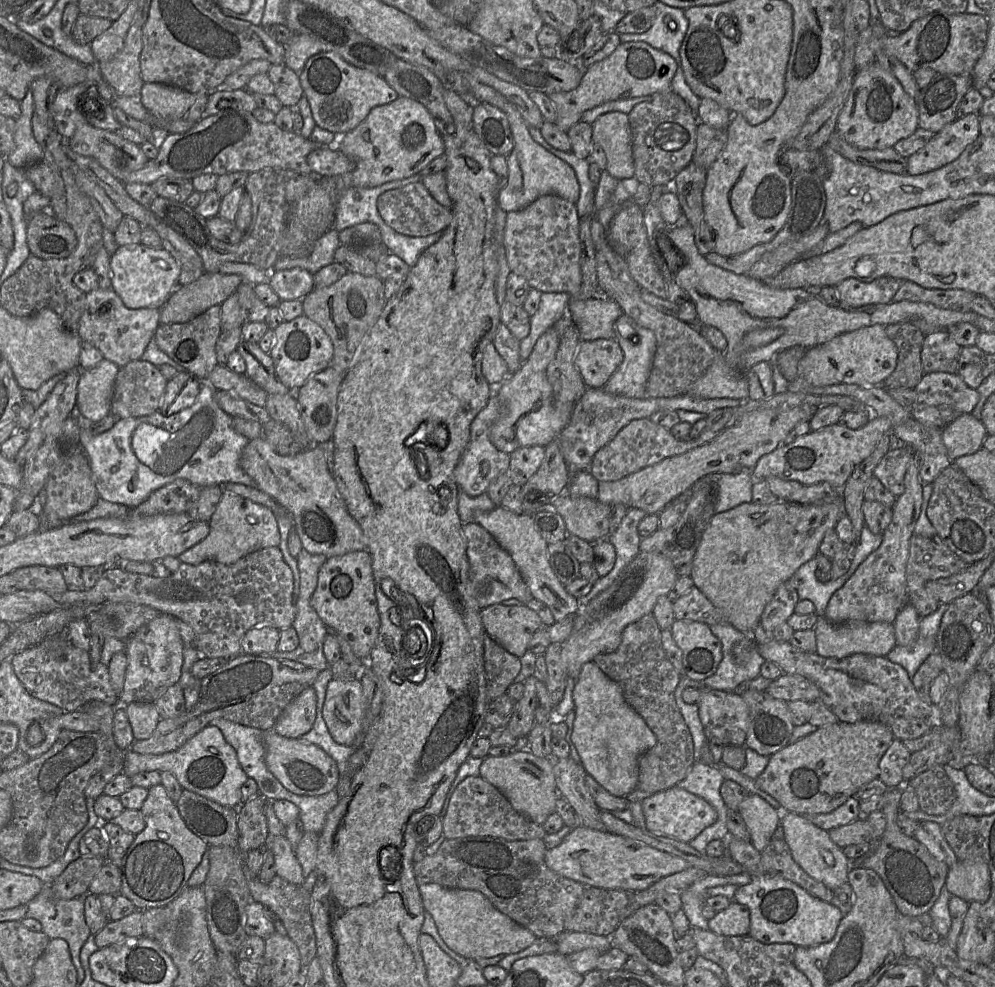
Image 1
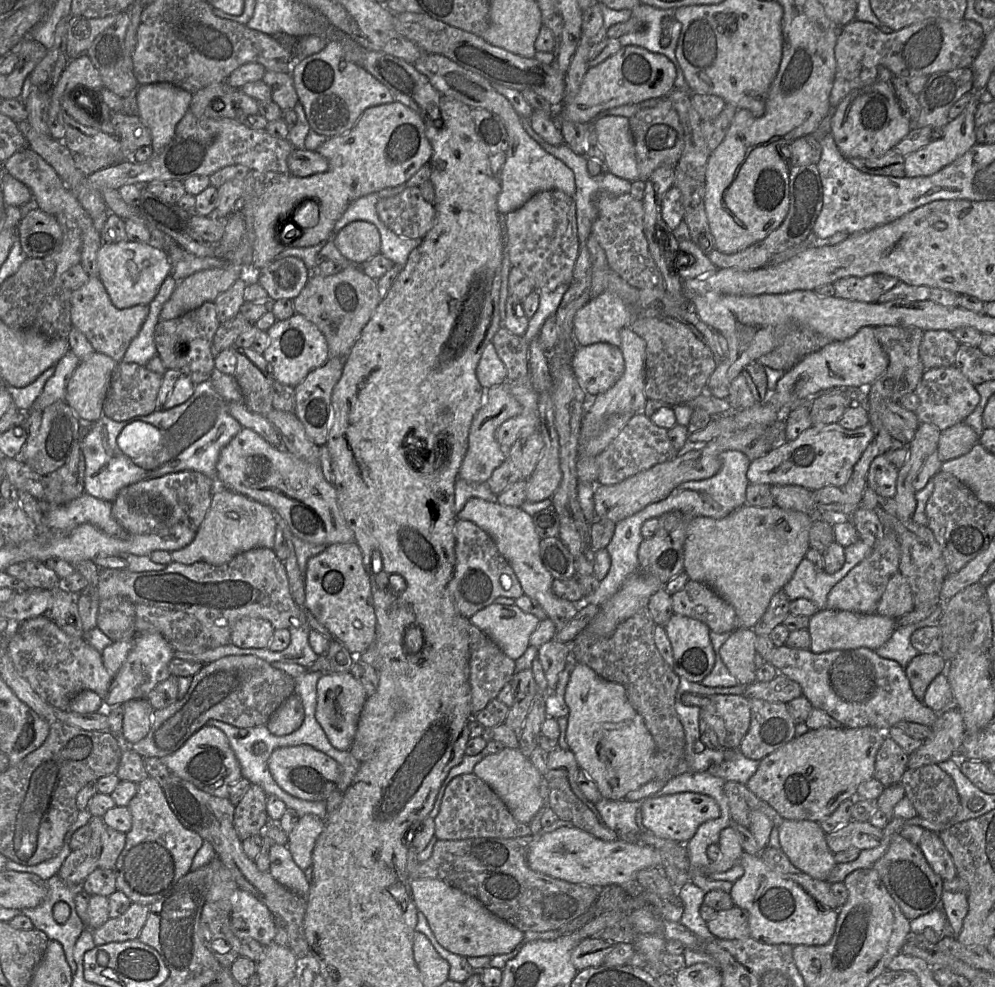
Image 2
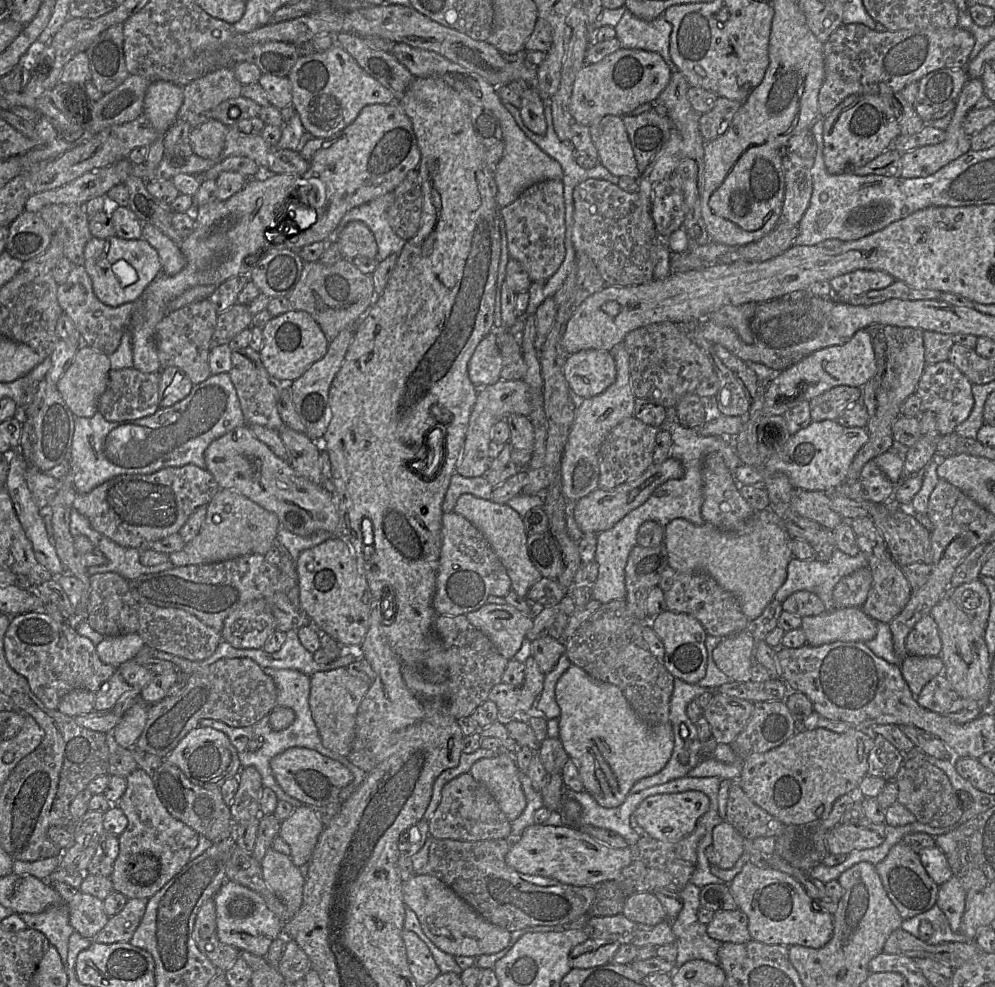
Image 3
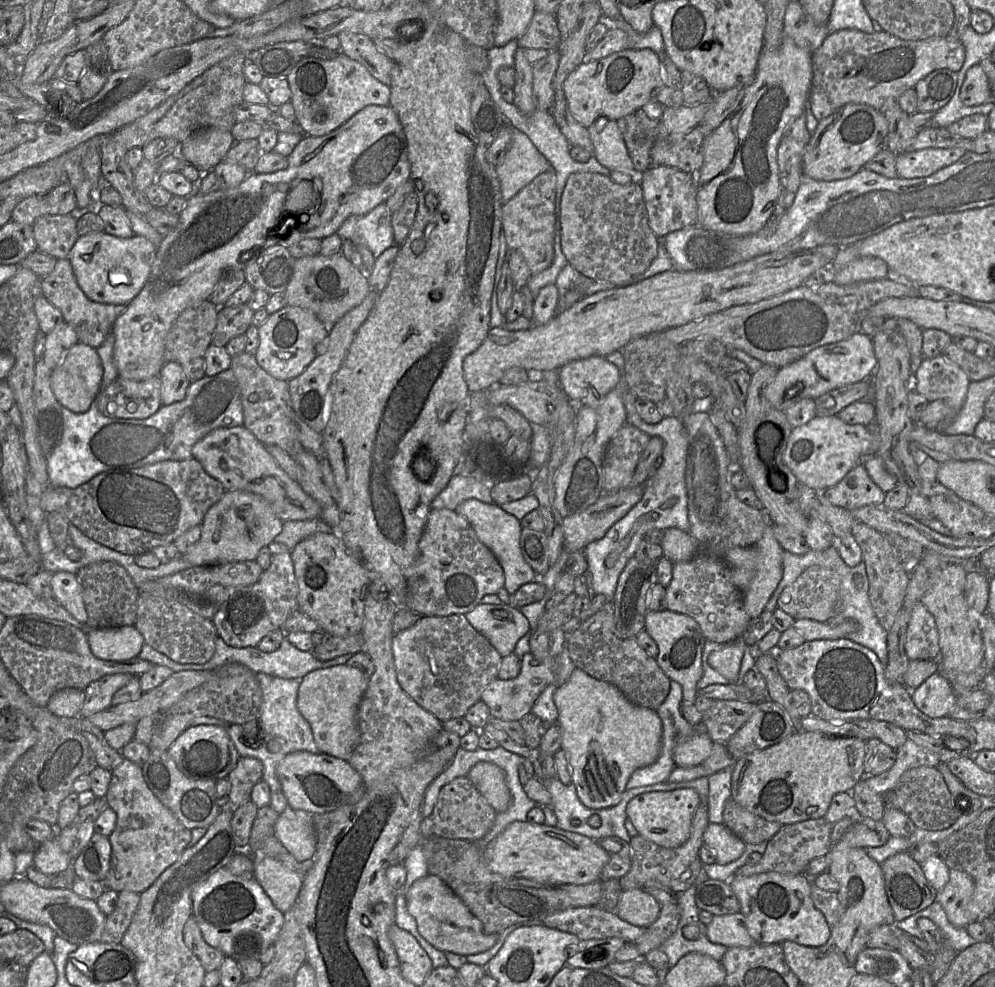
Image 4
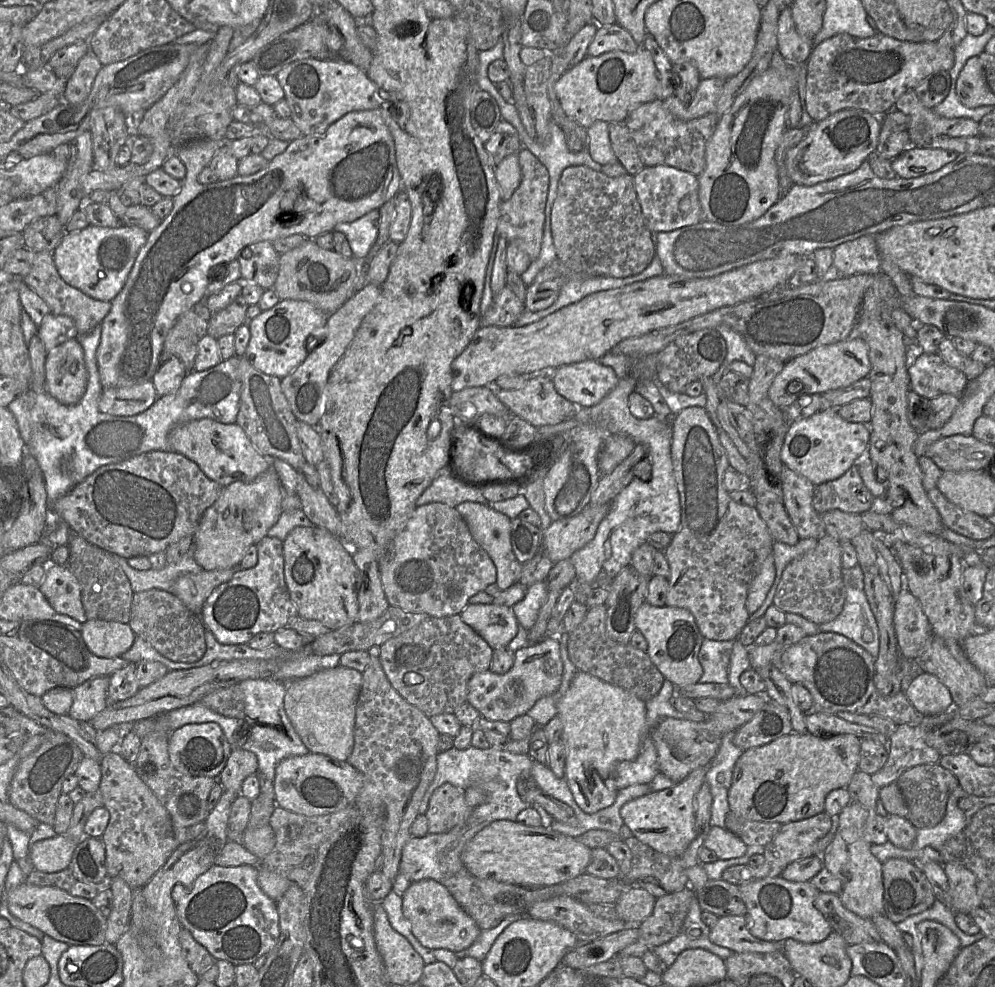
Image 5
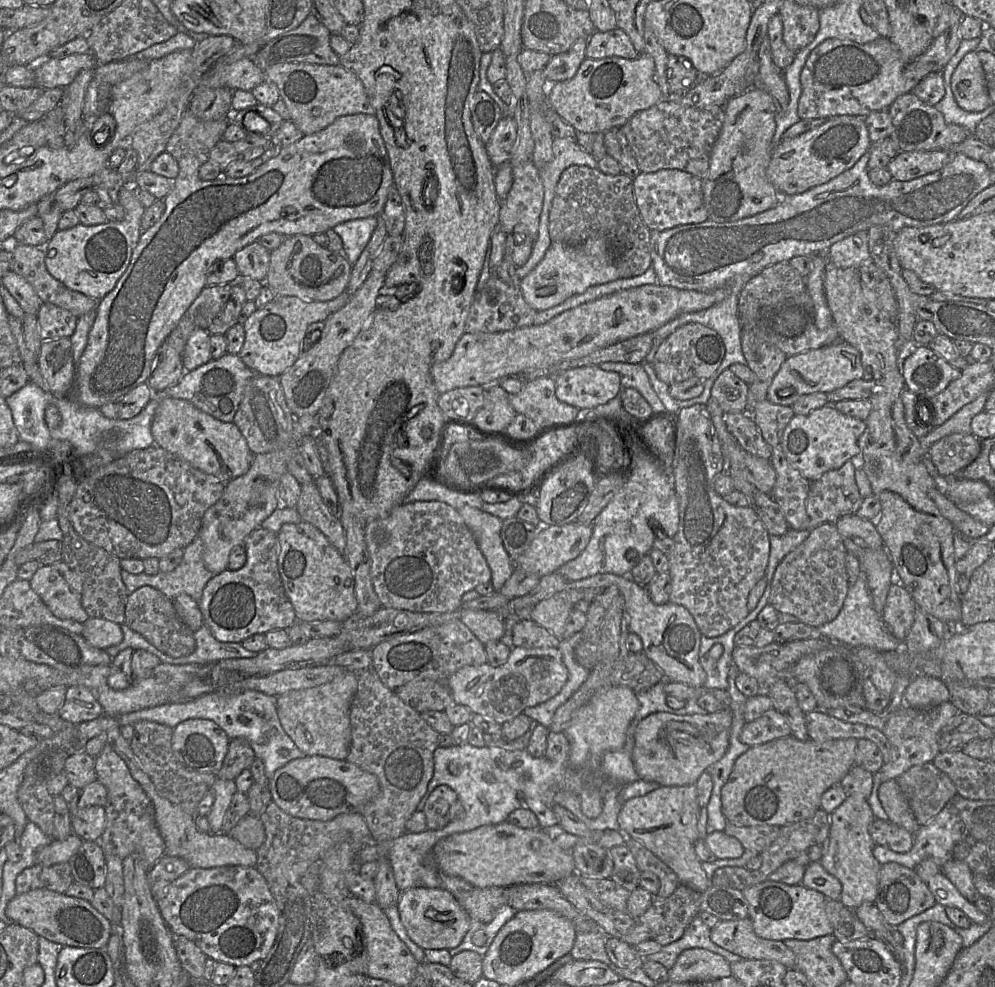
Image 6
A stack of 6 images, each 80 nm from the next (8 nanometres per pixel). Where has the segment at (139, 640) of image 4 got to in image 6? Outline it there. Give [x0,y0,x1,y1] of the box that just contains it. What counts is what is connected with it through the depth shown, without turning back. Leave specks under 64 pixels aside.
[82,618,123,650]

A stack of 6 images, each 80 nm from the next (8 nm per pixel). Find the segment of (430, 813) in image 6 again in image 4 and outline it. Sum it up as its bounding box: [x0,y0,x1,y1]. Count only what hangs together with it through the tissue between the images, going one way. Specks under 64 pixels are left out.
[430,776,496,841]

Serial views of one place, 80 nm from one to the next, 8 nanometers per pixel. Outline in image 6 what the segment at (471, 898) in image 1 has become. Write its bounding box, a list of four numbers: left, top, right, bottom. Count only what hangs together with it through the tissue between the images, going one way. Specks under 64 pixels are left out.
[397,888,471,949]

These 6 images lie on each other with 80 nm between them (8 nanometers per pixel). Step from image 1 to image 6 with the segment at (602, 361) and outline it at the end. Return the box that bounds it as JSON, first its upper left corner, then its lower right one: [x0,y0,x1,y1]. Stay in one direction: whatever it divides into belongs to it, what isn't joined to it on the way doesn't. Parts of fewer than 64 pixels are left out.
[554,366,621,409]

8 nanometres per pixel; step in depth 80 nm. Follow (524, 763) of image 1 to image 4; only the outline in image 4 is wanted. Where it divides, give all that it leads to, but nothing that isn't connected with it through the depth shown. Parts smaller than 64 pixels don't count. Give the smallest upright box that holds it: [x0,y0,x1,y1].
[467,762,511,812]

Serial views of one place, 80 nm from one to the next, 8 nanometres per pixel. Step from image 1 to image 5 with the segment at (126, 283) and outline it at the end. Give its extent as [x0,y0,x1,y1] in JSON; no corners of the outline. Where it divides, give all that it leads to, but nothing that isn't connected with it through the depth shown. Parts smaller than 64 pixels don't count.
[52,224,147,302]

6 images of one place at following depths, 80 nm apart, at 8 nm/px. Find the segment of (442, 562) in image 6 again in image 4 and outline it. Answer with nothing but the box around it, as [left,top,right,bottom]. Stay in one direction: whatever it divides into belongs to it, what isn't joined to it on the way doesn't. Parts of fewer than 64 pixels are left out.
[406,509,504,617]

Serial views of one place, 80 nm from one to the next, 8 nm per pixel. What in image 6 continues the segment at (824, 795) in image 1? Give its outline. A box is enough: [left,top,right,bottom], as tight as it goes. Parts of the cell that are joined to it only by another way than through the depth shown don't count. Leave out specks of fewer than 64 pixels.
[721,736,858,826]

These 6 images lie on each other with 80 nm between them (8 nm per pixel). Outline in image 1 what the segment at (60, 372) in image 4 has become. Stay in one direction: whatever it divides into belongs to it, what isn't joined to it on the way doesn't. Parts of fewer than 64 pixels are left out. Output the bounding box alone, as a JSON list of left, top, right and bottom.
[75,358,119,422]

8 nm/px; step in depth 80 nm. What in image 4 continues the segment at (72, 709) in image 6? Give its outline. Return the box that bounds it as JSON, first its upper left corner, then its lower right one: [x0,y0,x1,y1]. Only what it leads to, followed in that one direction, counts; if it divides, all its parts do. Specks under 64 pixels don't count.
[79,673,134,716]

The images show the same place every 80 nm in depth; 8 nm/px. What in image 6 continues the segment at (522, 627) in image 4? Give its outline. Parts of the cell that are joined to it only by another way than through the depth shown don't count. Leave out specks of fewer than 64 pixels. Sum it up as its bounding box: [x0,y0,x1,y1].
[460,609,505,645]

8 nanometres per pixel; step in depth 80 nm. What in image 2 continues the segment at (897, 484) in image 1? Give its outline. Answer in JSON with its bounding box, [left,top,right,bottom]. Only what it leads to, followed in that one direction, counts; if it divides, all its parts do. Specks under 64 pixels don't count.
[867,453,899,498]

